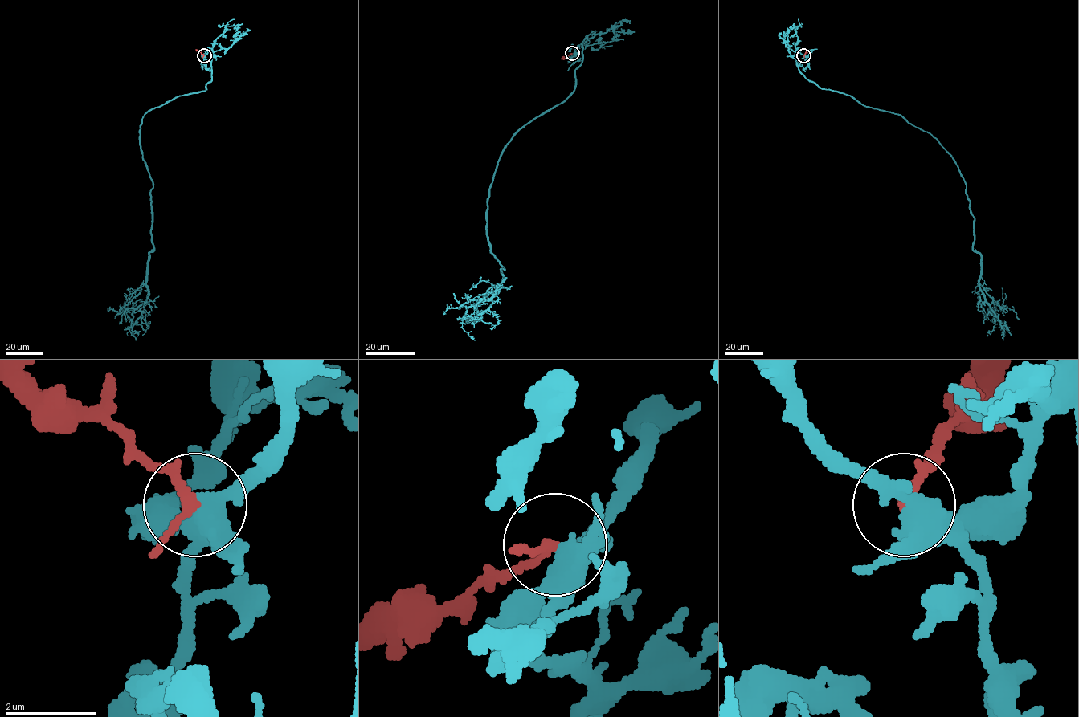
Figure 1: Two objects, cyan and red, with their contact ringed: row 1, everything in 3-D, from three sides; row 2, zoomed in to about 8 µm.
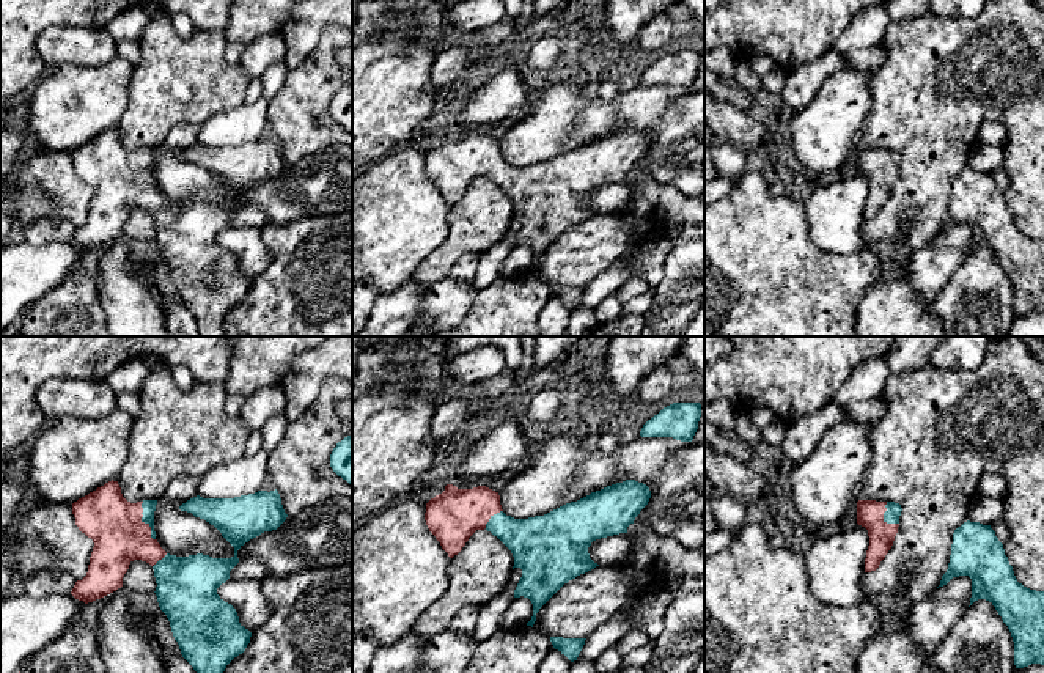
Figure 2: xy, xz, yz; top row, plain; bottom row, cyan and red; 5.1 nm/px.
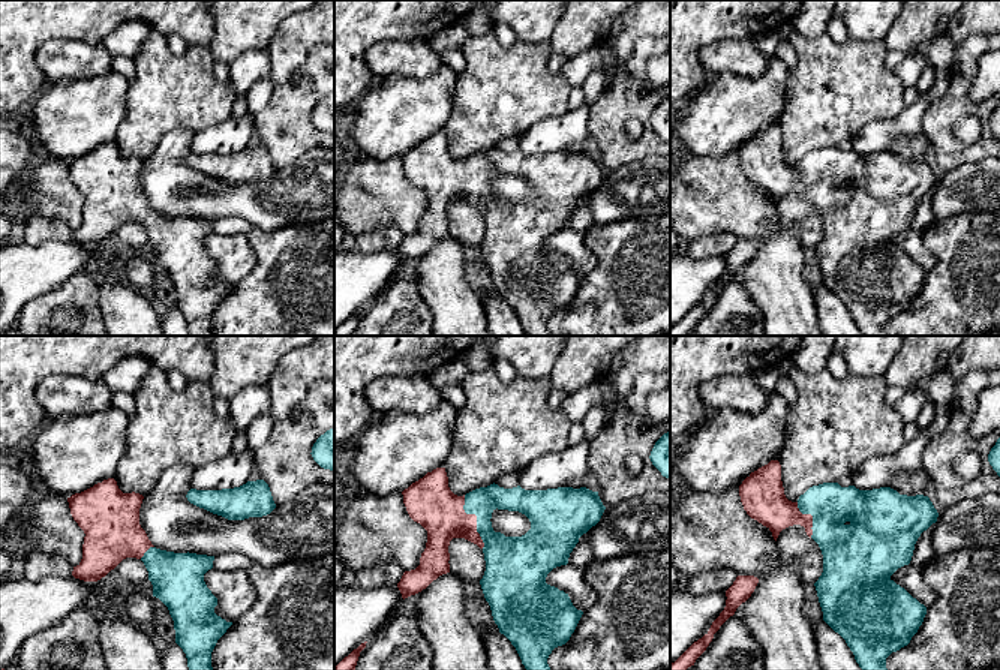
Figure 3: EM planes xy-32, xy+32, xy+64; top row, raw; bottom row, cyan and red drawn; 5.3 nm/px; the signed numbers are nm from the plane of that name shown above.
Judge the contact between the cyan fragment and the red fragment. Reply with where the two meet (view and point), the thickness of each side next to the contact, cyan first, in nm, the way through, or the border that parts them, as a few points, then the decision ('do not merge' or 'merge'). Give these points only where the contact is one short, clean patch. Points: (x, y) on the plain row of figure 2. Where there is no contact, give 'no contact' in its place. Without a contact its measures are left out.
contact xy (143, 169); calibres 70 and 280 nm; way xy (148, 154), (143, 159), (143, 169), (115, 173); merge

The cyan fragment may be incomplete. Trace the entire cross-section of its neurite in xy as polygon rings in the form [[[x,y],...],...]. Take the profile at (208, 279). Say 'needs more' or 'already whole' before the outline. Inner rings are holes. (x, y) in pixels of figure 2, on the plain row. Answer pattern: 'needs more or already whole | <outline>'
needs more | [[[108,129],[72,151],[75,173],[93,187],[88,220],[77,228],[71,242],[85,252],[101,247],[123,234],[123,225],[134,208],[146,209],[154,217],[156,244],[167,263],[182,305],[193,314],[201,336],[226,336],[223,319],[242,302],[250,291],[252,280],[239,270],[236,256],[225,250],[217,236],[230,226],[230,219],[239,211],[237,198],[264,179],[277,178],[288,165],[278,138],[258,138],[234,146],[203,146],[200,143],[179,154],[214,173],[234,195],[231,206],[212,206],[197,201],[176,204],[167,201],[156,187],[154,159],[157,148],[127,149],[118,129]]]

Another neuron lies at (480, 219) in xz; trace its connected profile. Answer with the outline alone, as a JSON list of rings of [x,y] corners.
[[[476,178],[462,198],[450,206],[448,233],[415,269],[412,280],[431,286],[447,278],[467,253],[483,253],[498,244],[513,220],[511,198],[491,179]]]

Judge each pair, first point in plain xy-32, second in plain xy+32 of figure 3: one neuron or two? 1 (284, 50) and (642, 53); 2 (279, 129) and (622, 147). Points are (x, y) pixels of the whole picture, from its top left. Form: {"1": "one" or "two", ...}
{"1": "two", "2": "one"}

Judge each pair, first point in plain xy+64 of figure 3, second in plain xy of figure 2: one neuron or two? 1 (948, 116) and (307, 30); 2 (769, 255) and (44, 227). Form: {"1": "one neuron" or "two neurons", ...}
{"1": "two neurons", "2": "two neurons"}

